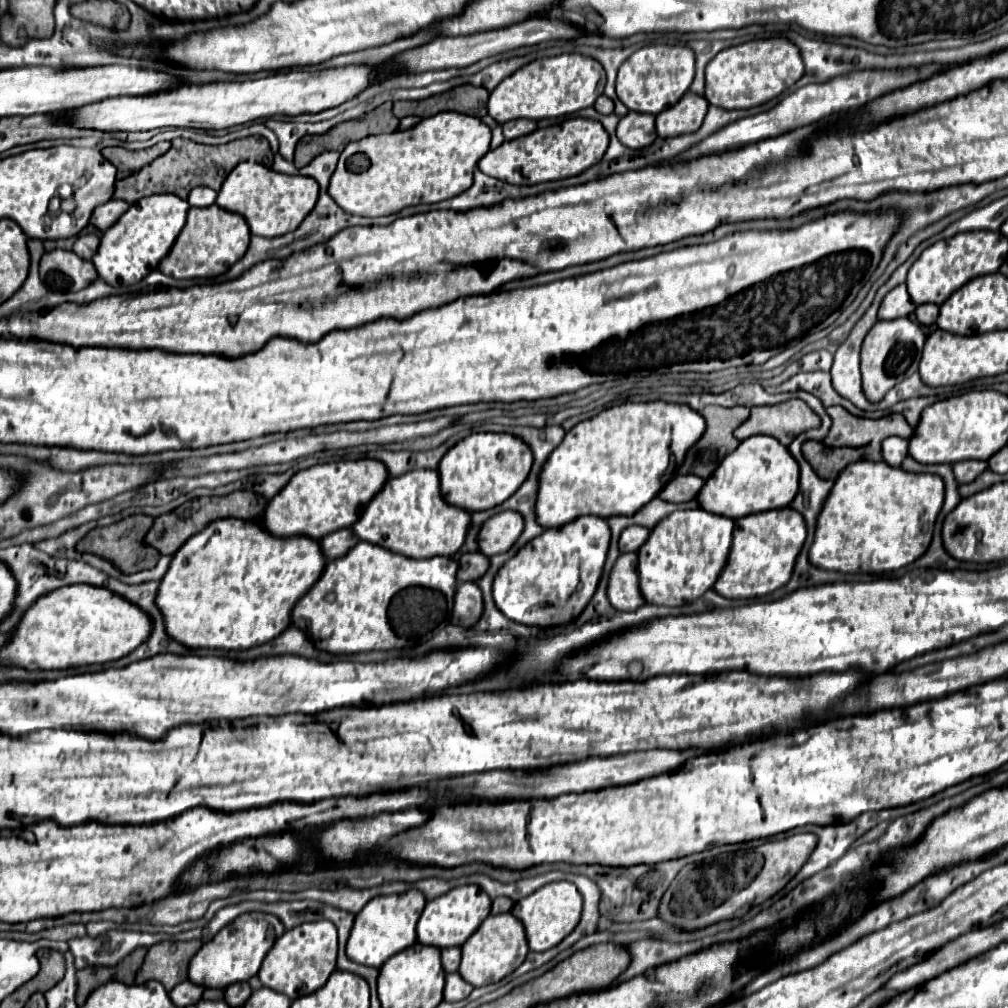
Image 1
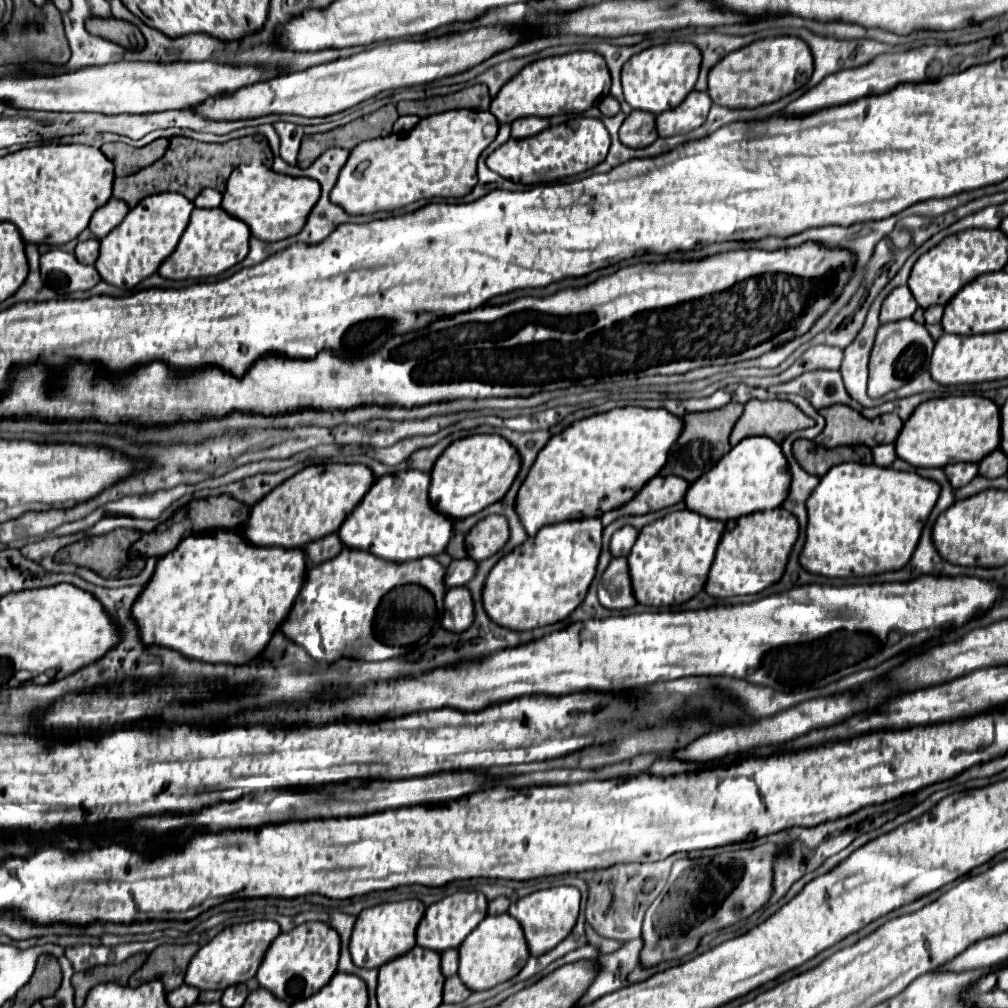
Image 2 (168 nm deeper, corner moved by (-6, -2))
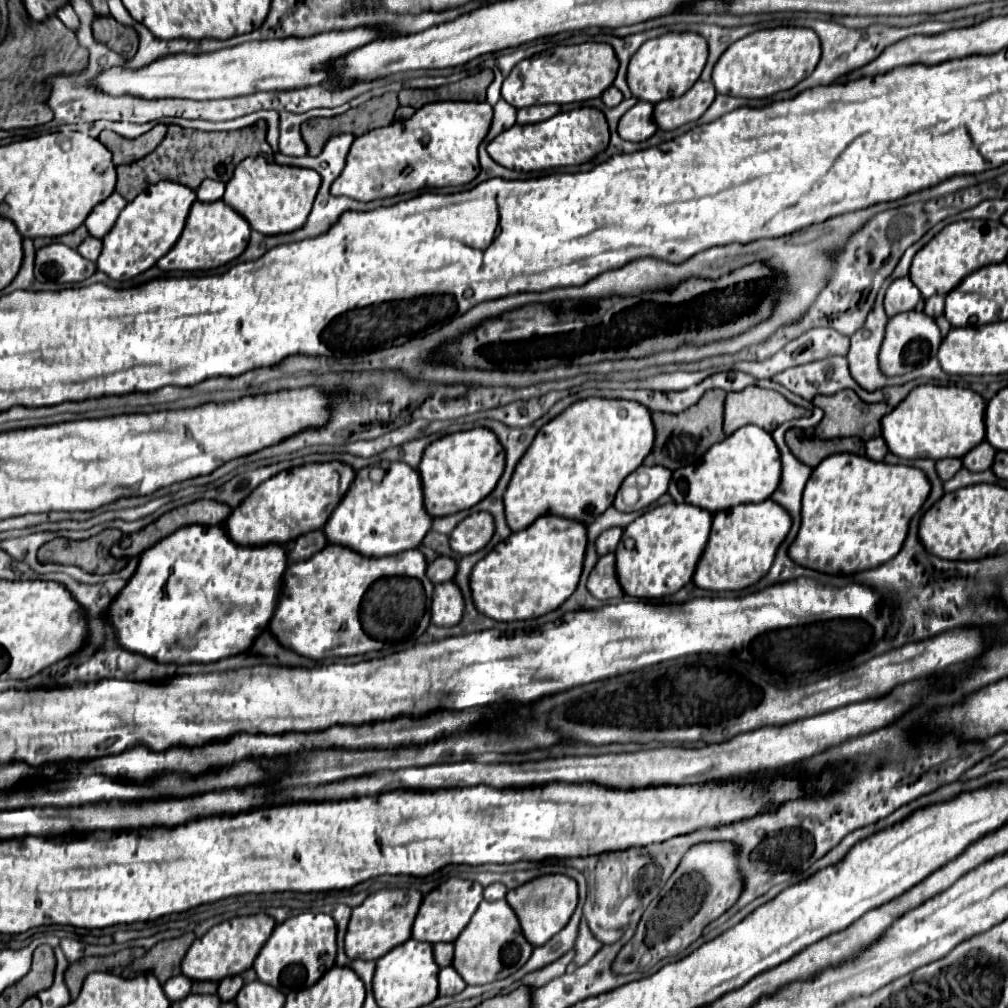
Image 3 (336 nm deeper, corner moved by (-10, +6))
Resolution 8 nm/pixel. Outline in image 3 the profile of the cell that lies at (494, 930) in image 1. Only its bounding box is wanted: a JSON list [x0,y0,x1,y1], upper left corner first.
[453,900,533,986]

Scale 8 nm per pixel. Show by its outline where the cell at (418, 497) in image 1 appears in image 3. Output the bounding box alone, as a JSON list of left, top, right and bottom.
[323,460,433,556]

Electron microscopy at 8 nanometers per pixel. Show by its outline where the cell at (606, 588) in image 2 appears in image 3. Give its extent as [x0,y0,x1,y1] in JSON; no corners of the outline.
[587,554,623,600]

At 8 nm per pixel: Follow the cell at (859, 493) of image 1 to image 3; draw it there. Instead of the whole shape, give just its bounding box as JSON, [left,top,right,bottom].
[789,454,931,574]

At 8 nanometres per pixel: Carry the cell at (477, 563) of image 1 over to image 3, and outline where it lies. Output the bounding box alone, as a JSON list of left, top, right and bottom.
[427,556,457,584]

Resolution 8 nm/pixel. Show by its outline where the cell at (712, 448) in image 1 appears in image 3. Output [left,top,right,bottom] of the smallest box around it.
[643,390,725,470]

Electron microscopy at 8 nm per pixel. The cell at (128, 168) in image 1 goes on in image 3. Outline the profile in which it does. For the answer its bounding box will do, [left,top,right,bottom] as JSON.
[99,124,167,166]

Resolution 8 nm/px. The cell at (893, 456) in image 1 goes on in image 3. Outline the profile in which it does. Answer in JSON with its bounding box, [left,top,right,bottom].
[865,438,887,460]

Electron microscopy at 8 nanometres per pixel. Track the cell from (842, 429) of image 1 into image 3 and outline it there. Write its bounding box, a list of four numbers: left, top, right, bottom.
[813,390,891,440]

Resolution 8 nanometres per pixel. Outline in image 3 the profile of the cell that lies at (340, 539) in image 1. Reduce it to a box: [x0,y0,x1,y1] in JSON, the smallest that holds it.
[285,530,327,562]

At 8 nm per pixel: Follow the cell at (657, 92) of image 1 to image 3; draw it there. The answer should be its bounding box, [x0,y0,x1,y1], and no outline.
[627,32,707,104]

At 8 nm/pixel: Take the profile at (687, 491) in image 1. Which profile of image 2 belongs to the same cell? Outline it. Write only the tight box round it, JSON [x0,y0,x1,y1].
[601,476,689,526]

